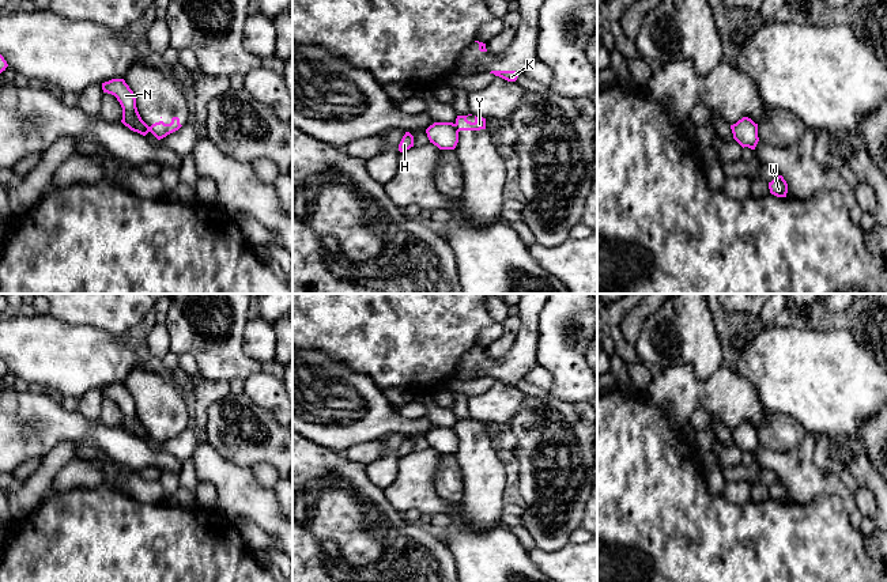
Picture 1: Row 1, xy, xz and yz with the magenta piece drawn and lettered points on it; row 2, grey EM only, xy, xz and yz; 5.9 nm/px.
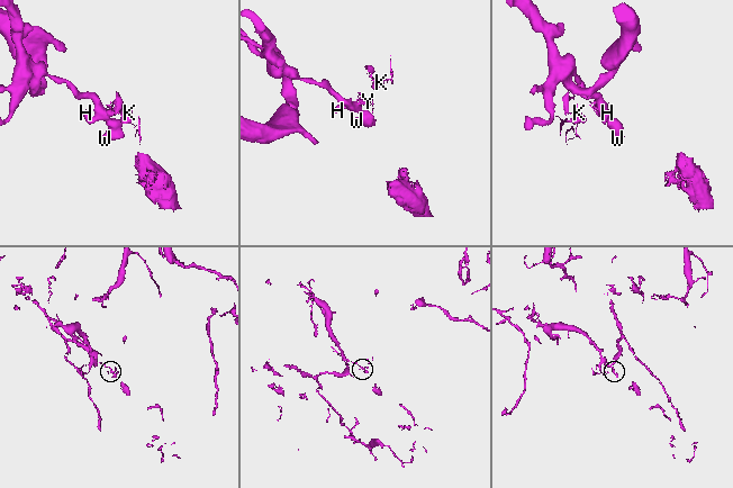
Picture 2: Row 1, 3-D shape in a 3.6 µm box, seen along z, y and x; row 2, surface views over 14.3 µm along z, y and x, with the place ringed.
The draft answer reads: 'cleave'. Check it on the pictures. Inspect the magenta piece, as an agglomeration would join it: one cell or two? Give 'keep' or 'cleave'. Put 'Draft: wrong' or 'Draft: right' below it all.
cleave
Draft: right

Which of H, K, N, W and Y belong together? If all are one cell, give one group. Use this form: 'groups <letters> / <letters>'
groups H N W / K Y

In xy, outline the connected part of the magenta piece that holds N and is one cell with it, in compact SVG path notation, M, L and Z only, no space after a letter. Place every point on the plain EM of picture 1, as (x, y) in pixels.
M112 383L109 386L105 386L102 388L102 394L103 397L114 400L120 407L122 412L121 427L125 431L143 441L151 436L150 431L141 424L137 416L133 396L129 393L124 383Z

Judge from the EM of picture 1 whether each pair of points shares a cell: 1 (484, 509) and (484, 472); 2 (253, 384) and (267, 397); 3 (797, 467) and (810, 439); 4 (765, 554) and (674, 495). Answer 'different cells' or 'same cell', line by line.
1: same cell
2: same cell
3: same cell
4: same cell

